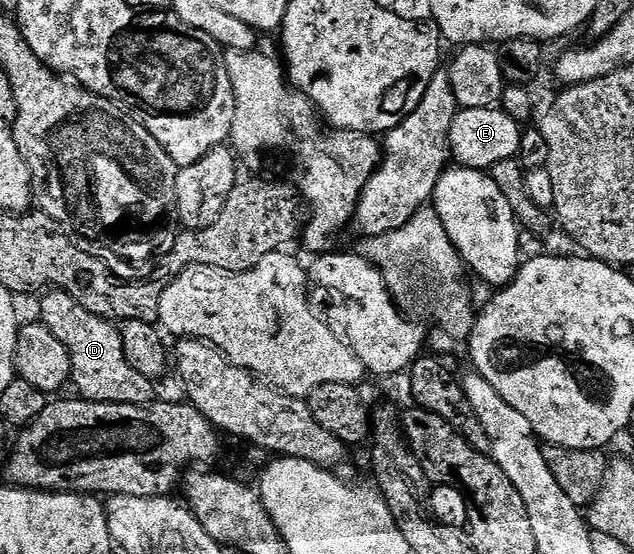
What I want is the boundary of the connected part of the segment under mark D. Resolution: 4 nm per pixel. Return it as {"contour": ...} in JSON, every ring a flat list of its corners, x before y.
{"contour":[[61,291,47,292,41,298,41,303,41,323,67,349,71,357,72,385,82,392,79,394,85,400,121,405,148,405,155,400,155,382,140,375,140,371,132,371,124,355,122,334,115,322,92,315,92,311,84,311,84,307,80,307,72,295]]}

